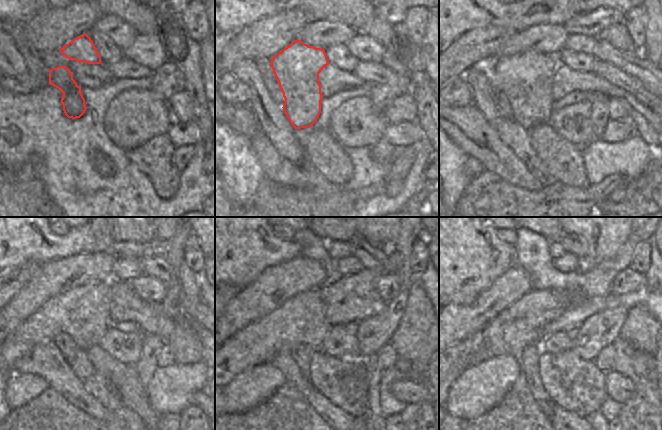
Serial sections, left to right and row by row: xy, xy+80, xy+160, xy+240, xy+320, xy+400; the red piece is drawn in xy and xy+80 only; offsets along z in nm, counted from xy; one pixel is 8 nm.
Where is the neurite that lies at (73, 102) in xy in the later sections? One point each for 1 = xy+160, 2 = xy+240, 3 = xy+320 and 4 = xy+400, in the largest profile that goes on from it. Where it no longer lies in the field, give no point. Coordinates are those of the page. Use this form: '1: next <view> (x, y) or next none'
1: next xy+160 (528, 77)
2: next xy+240 (85, 311)
3: next xy+320 (305, 322)
4: next xy+400 (517, 334)

